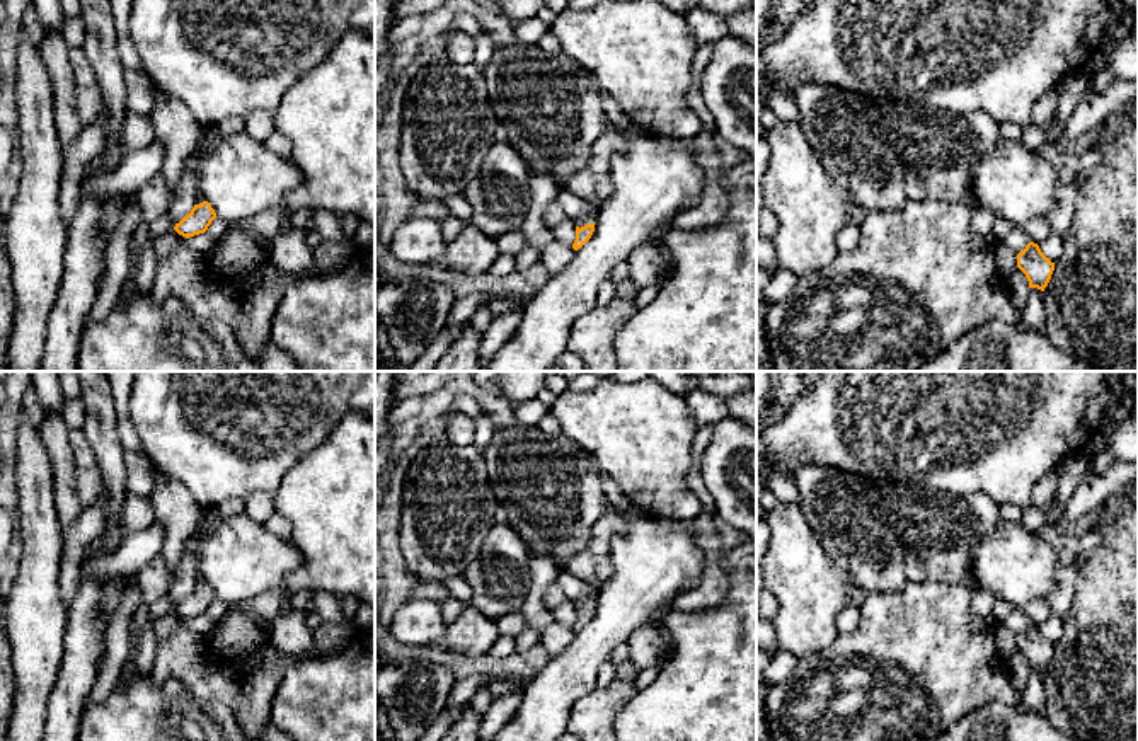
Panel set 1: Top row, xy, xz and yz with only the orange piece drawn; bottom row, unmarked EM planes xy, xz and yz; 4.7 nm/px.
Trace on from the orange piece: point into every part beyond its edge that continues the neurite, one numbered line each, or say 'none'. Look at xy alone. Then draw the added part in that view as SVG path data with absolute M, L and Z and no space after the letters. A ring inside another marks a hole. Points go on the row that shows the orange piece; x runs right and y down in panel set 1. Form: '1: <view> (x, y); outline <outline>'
1: xy (208, 137); outline M216 124L204 126L198 145L191 150L187 157L191 160L193 182L196 186L196 204L201 204L204 201L204 198L198 192L201 162L211 152L218 140L220 135L216 131Z

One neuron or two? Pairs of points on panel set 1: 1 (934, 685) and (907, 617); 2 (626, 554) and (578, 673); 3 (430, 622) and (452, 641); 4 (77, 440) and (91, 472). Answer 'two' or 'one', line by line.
1: one
2: one
3: two
4: one

